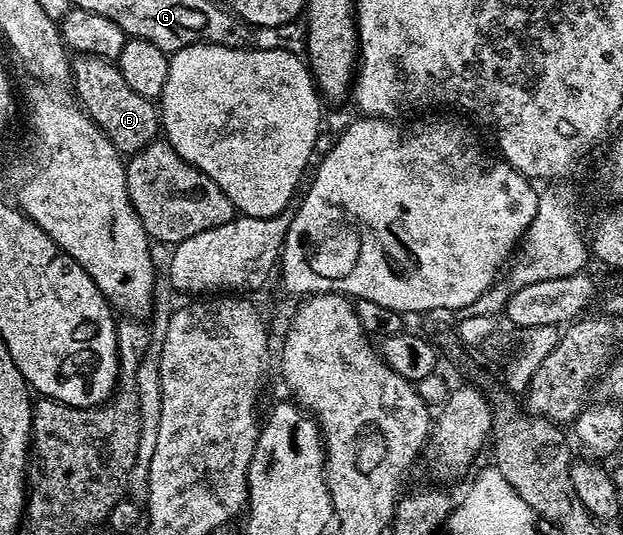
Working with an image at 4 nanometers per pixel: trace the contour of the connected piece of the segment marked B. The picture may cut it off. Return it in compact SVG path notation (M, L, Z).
M76 55L71 61L71 79L74 93L84 112L113 142L120 154L134 154L145 150L160 135L160 114L154 99L137 94L125 82L118 63L100 56Z

